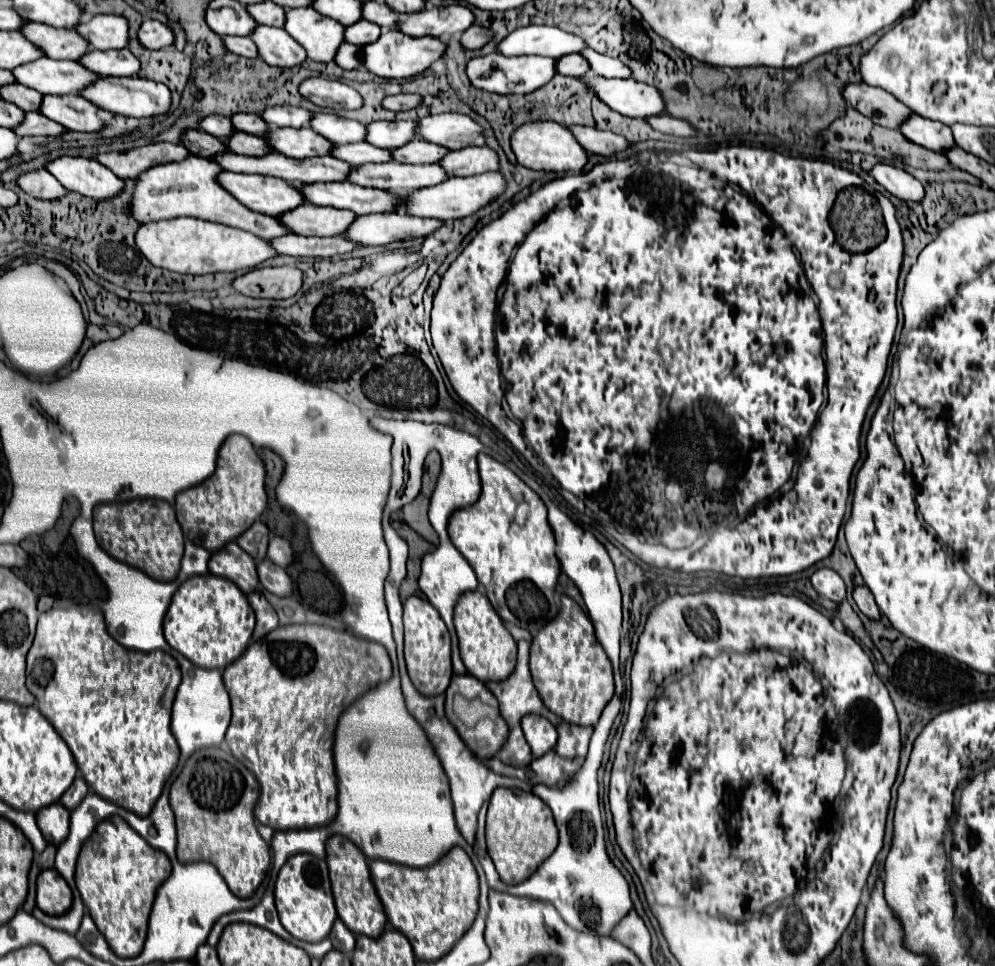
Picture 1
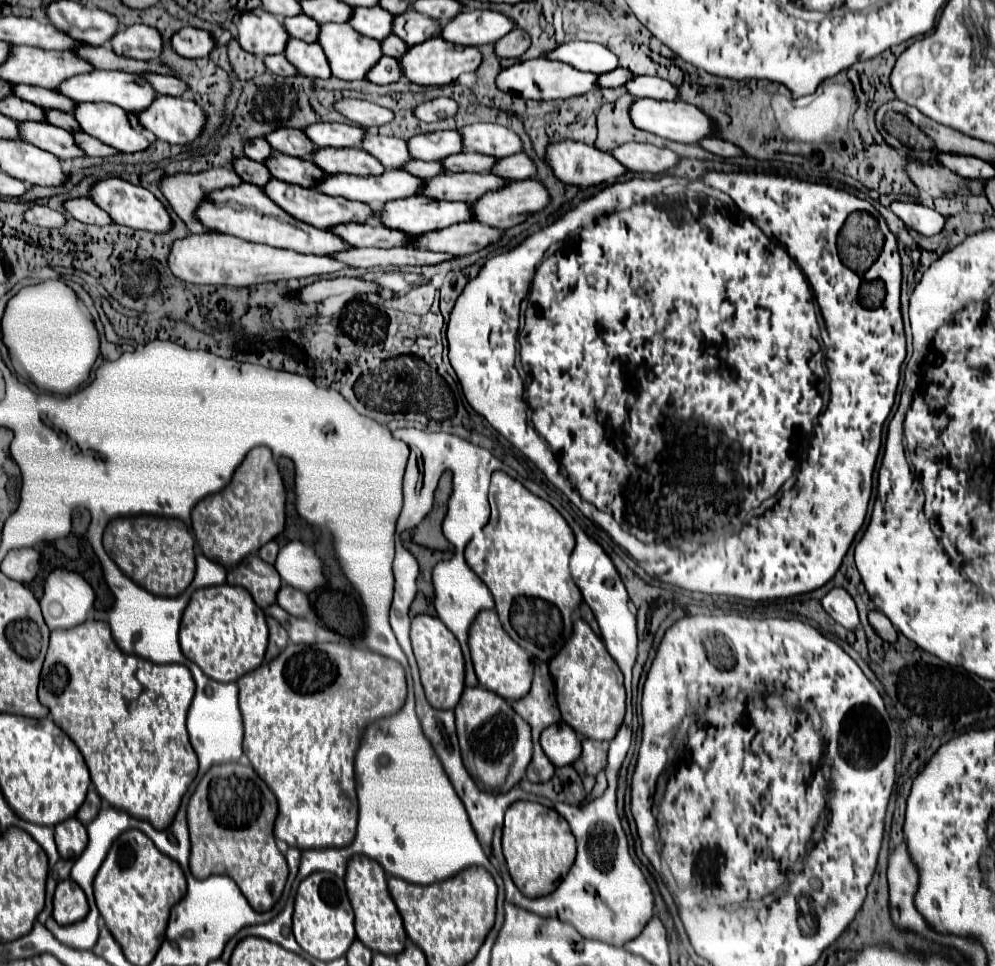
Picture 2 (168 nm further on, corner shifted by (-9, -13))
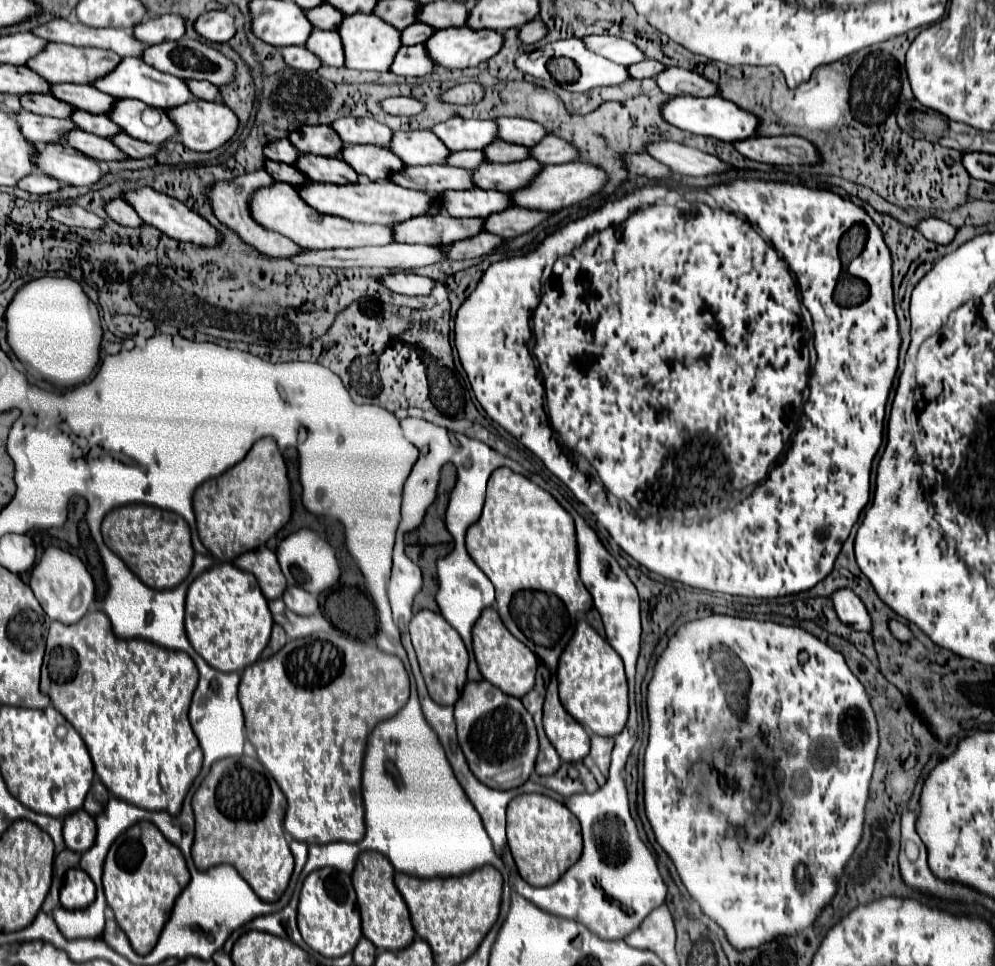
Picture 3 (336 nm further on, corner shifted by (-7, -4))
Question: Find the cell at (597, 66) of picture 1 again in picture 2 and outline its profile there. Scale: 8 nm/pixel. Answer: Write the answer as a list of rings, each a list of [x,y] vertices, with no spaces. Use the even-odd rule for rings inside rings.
[[[635,76],[625,82],[627,92],[633,98],[655,98],[655,100],[677,100],[677,90],[667,80],[661,80],[657,76]]]

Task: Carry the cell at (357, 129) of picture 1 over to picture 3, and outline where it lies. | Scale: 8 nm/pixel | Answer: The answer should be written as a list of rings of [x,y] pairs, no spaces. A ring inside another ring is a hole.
[[[397,131],[393,135],[393,145],[389,145],[393,153],[397,153],[407,165],[443,165],[447,163],[447,157],[453,153],[433,131]]]

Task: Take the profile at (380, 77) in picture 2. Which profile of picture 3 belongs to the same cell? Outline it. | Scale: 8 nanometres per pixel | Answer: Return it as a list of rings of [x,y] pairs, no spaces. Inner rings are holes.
[[[413,45],[413,47],[401,47],[391,71],[397,75],[409,75],[409,77],[423,77],[429,73],[435,73],[439,67],[429,57],[425,45]]]

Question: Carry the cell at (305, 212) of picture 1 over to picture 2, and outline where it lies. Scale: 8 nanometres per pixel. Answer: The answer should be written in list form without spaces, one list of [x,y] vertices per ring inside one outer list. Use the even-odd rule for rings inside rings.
[[[347,222],[347,224],[337,224],[329,228],[331,234],[337,234],[345,244],[353,248],[367,248],[367,246],[377,246],[377,248],[393,248],[393,246],[403,246],[403,238],[411,238],[409,234],[403,234],[399,230],[387,230],[381,224],[359,224],[359,222]]]

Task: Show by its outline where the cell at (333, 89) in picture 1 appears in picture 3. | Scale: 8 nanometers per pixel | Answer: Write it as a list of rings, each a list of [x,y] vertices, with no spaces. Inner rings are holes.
[[[391,97],[391,99],[385,99],[383,101],[383,109],[391,115],[417,115],[425,109],[425,103],[423,101],[417,101],[413,97]]]

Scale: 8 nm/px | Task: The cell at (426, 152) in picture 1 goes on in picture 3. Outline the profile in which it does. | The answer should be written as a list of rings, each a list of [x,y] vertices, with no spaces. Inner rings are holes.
[[[495,141],[493,145],[489,145],[489,149],[483,149],[485,153],[489,153],[489,161],[493,163],[513,163],[513,161],[523,161],[529,159],[531,149],[517,145],[517,143],[509,143],[509,141]]]

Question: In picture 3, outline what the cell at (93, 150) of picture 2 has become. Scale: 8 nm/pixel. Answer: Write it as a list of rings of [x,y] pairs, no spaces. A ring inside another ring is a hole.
[[[121,135],[115,137],[111,141],[117,141],[117,145],[121,145],[121,149],[125,149],[125,153],[129,153],[133,159],[143,159],[143,157],[153,157],[159,153],[159,145],[153,143],[145,143],[145,141],[137,141],[129,135]]]

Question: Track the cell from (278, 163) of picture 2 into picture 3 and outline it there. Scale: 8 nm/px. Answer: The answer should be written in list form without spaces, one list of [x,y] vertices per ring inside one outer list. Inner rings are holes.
[[[301,155],[301,161],[297,161],[297,169],[301,169],[305,177],[317,183],[349,185],[349,183],[357,183],[359,177],[357,171],[353,171],[341,157]]]

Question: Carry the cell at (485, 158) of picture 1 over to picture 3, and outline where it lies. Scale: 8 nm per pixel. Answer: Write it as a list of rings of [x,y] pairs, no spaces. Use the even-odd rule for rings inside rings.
[[[555,135],[545,137],[545,141],[541,141],[541,145],[533,147],[533,157],[543,163],[567,163],[567,161],[577,161],[581,157],[579,149],[565,139],[559,139]]]

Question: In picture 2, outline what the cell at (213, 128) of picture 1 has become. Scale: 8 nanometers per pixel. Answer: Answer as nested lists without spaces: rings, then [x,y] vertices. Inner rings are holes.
[[[253,138],[251,142],[245,140],[243,142],[243,152],[245,152],[247,158],[251,158],[255,162],[263,162],[267,156],[273,154],[273,150],[271,150],[271,146],[267,146],[265,138]]]

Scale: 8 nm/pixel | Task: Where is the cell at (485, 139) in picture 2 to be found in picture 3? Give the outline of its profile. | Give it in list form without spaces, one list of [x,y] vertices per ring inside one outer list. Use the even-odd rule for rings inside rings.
[[[501,117],[497,119],[501,125],[501,139],[513,141],[517,145],[529,145],[535,147],[545,135],[545,127],[537,121],[531,119],[521,119],[521,117]]]

